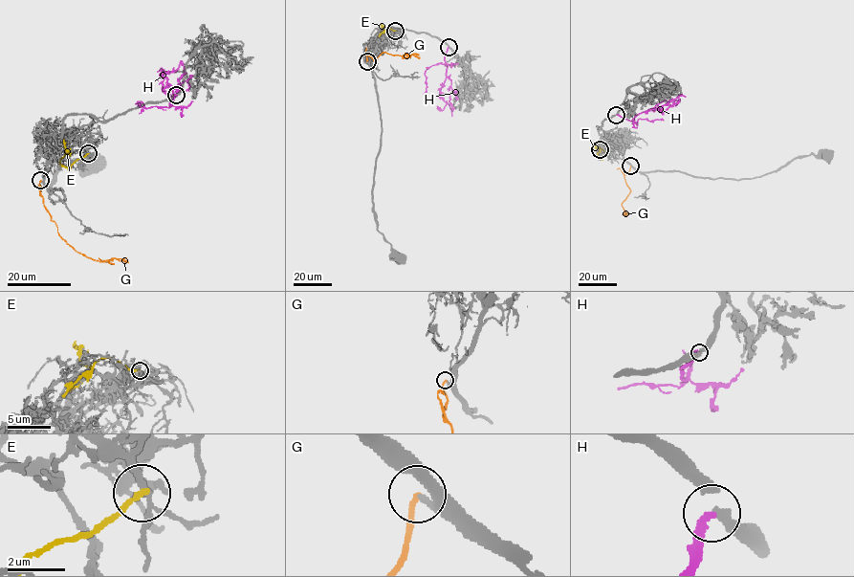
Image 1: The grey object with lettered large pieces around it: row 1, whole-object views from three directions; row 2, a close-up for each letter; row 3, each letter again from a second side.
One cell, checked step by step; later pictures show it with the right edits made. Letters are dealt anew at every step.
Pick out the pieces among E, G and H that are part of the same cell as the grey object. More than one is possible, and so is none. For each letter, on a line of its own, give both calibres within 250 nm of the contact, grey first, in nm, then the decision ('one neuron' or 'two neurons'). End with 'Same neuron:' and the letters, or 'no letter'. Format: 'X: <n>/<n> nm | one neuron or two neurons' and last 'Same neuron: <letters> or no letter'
E: 160/200 nm | two neurons
G: 190/180 nm | one neuron
H: 240/260 nm | two neurons
Same neuron: G

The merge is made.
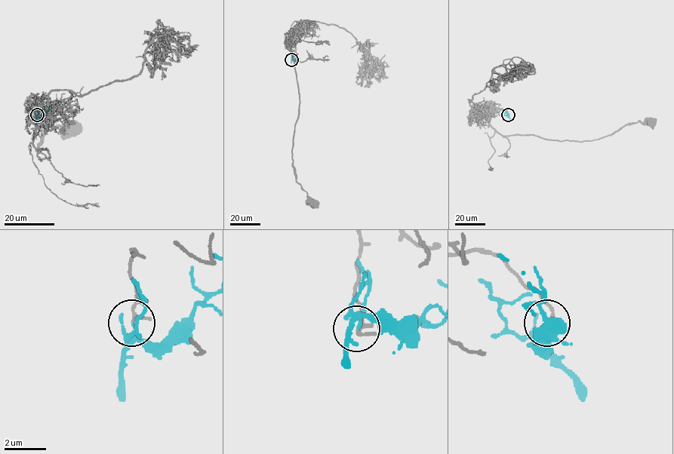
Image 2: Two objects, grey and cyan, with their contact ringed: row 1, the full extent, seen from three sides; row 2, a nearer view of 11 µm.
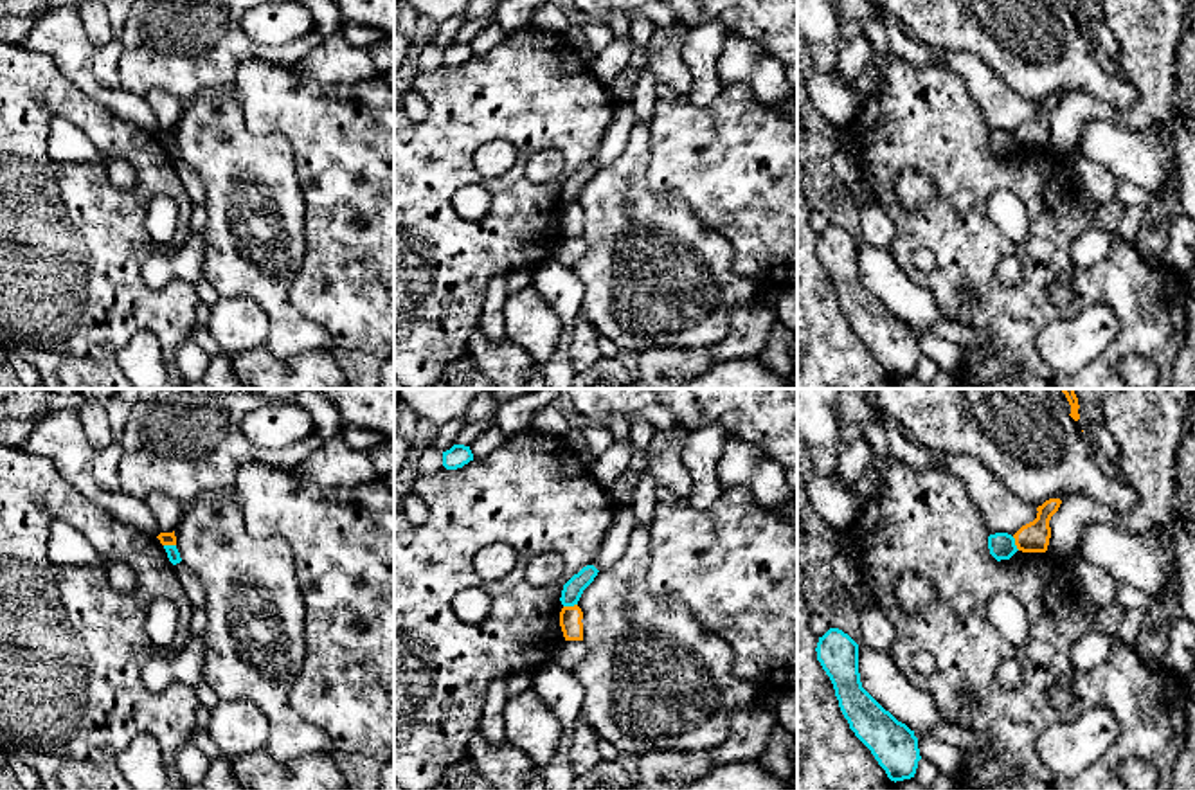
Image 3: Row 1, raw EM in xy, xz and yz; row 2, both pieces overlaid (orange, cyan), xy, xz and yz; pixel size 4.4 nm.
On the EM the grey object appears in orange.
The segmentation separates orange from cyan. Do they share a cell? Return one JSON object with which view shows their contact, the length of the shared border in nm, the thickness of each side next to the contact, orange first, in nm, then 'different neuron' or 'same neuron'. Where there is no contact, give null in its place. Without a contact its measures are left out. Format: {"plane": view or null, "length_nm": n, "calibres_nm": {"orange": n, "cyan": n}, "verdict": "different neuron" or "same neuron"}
{"plane": "xz", "length_nm": 70, "calibres_nm": {"orange": 100, "cyan": 90}, "verdict": "different neuron"}

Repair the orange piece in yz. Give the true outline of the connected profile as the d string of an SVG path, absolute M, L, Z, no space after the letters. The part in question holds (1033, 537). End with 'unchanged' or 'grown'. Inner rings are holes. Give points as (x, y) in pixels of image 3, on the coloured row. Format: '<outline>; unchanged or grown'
M1049 498L1037 507L1037 518L1022 525L1015 534L1015 545L1022 552L1046 552L1051 538L1049 520L1058 511L1062 500Z; unchanged

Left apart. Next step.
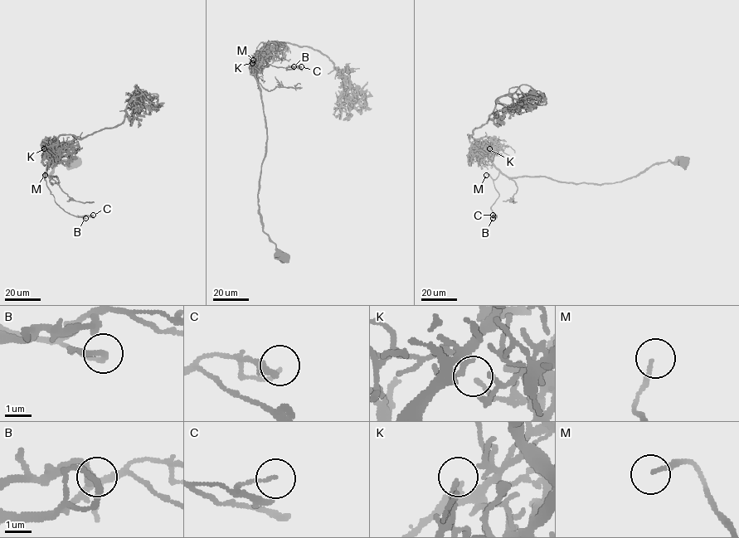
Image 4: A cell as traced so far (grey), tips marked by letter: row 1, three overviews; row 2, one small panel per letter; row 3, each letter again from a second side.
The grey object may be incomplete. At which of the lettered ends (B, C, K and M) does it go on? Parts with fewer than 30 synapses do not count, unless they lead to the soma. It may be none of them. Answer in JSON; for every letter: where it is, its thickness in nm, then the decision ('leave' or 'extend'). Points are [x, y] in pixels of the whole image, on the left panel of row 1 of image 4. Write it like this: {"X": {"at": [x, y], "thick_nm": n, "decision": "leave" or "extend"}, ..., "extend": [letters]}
{"B": {"at": [85, 218], "thick_nm": 170, "decision": "leave"}, "C": {"at": [93, 215], "thick_nm": 110, "decision": "leave"}, "K": {"at": [44, 148], "thick_nm": 140, "decision": "extend"}, "M": {"at": [45, 175], "thick_nm": 150, "decision": "leave"}, "extend": ["K"]}

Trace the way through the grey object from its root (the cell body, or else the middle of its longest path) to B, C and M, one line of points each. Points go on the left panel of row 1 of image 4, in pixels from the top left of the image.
B: (74, 160), (55, 164), (50, 181), (57, 183), (56, 176), (45, 172), (45, 179), (60, 207), (85, 218)
C: (74, 160), (55, 164), (50, 181), (57, 183), (45, 172), (46, 186), (65, 211), (93, 215)
M: (74, 160), (55, 164), (50, 181), (57, 183), (56, 176), (50, 177), (45, 172), (45, 179), (45, 175)

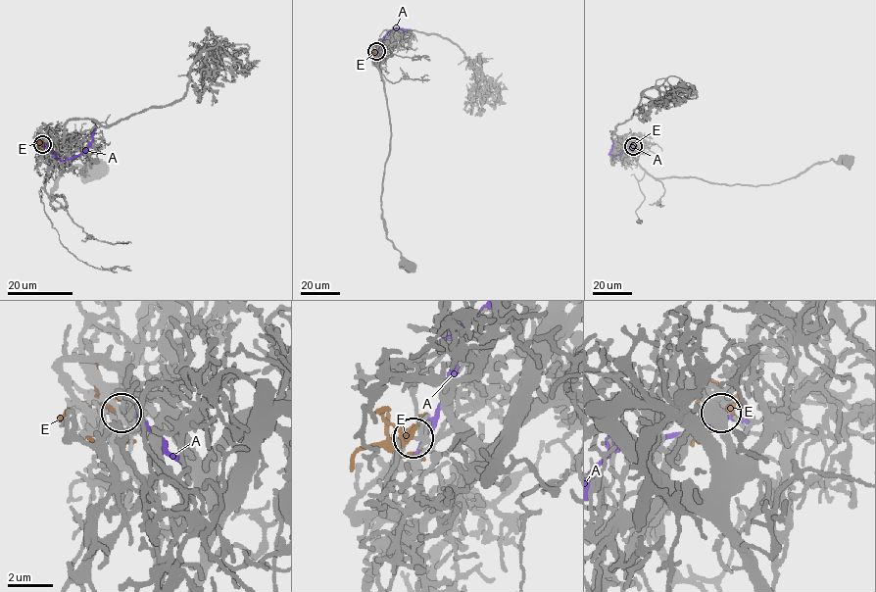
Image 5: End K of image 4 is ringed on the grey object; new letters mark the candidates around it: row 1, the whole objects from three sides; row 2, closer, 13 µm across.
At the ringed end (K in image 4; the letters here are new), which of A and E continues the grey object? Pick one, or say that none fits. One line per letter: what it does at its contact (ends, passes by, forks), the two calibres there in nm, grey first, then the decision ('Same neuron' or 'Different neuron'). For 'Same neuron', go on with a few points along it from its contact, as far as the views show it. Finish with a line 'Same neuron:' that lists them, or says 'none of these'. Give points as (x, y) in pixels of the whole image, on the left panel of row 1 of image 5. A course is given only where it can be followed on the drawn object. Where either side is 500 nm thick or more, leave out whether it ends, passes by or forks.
A: It passes by. Thickness 170 nm (grey) against 360 nm. Different neuron
E: It forks there. Thickness 170 nm (grey) against 240 nm. Same neuron
Same neuron: E

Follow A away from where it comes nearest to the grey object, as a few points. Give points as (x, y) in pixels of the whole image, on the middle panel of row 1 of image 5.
A: (377, 51), (389, 30), (408, 28)

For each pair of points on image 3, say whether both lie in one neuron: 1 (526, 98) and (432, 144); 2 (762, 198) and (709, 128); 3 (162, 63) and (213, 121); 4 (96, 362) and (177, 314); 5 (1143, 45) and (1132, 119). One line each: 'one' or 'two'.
1: one
2: one
3: two
4: one
5: one

